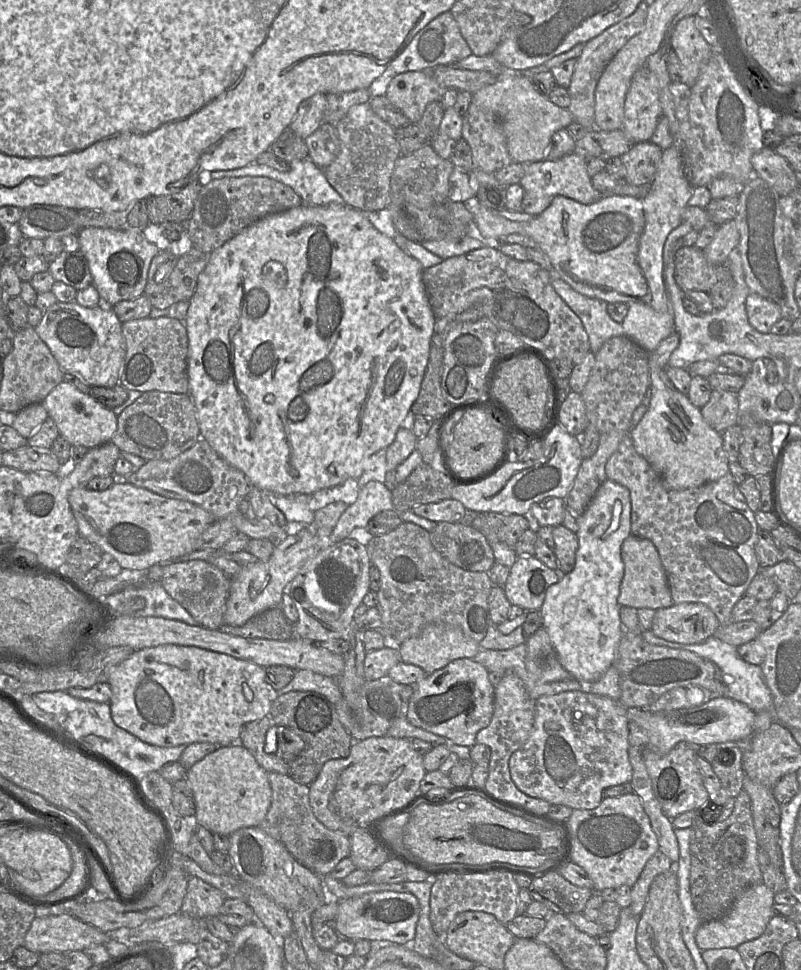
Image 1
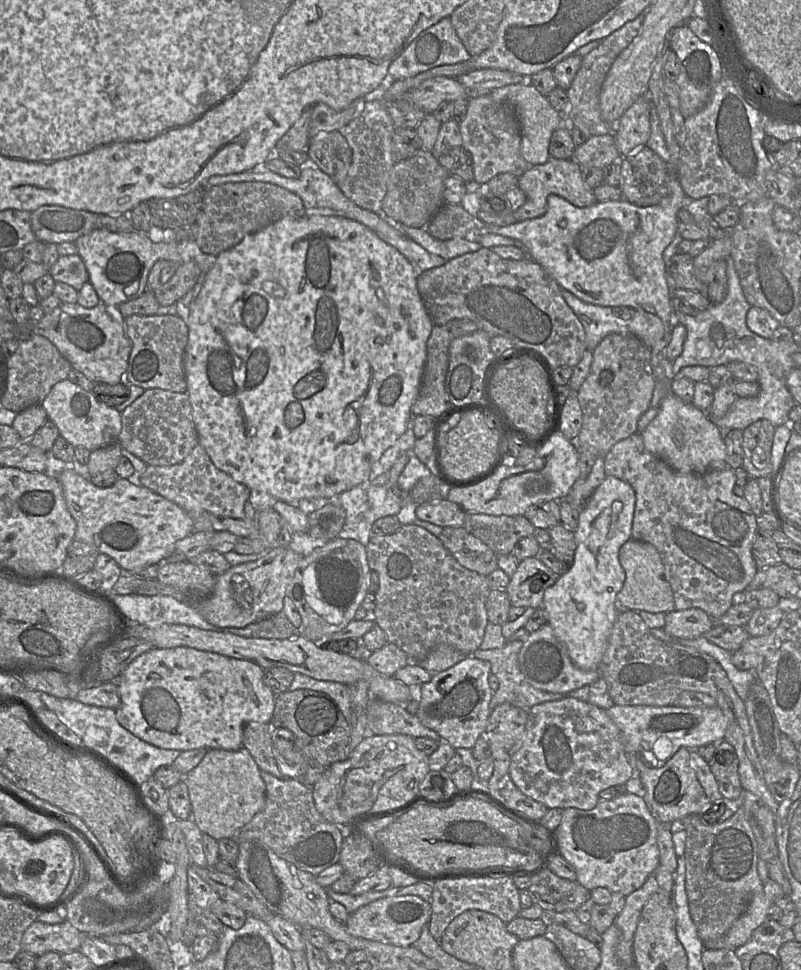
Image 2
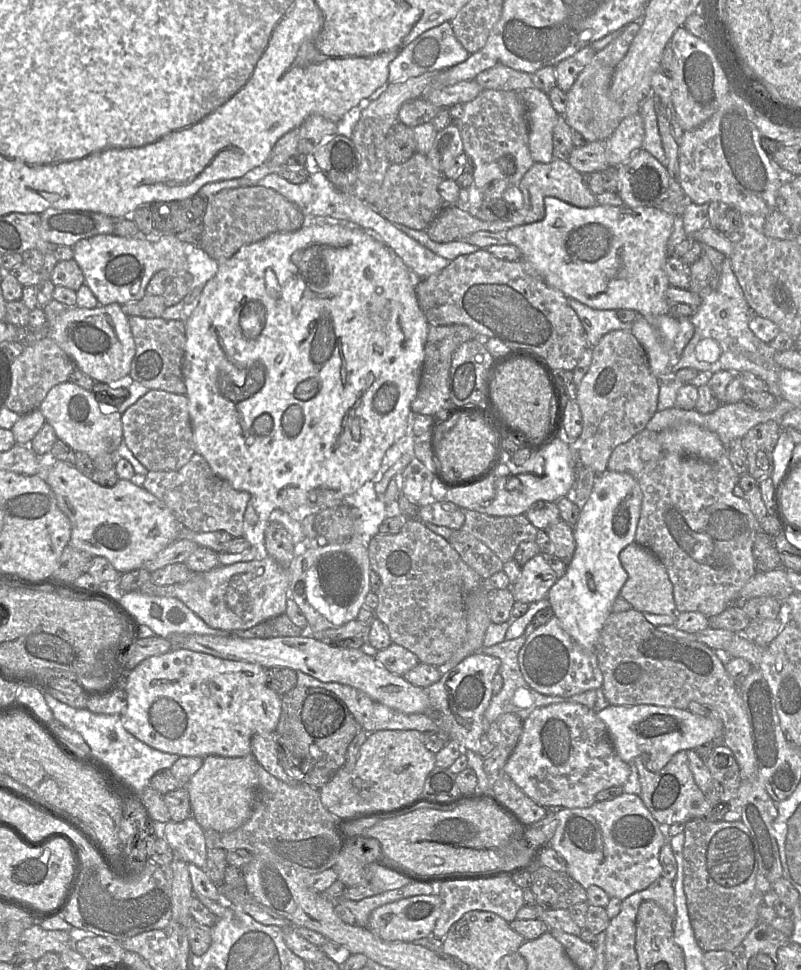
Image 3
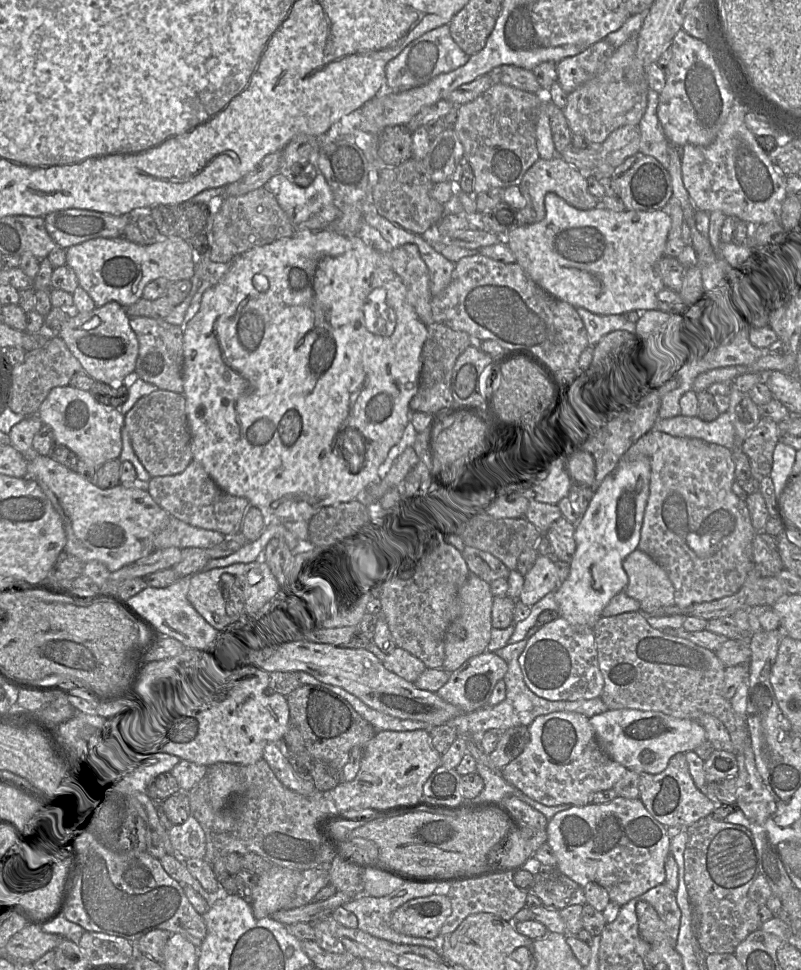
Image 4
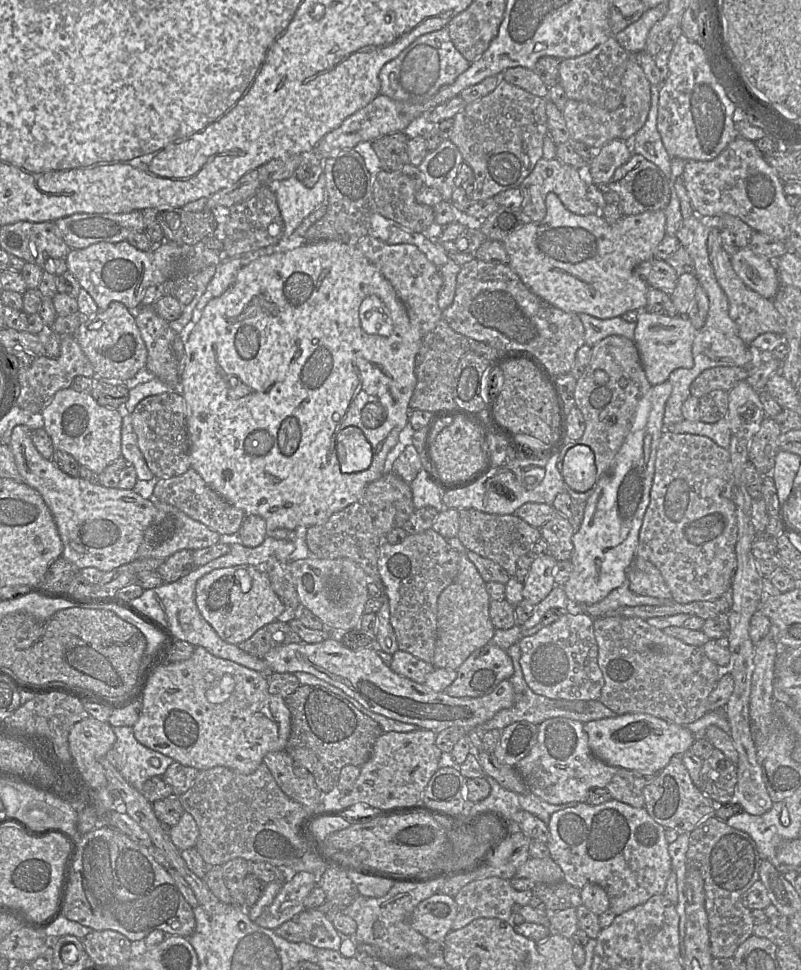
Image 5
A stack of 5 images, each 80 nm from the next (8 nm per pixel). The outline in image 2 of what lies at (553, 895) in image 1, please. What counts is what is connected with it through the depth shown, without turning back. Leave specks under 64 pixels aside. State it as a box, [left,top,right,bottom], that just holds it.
[527,866,591,911]

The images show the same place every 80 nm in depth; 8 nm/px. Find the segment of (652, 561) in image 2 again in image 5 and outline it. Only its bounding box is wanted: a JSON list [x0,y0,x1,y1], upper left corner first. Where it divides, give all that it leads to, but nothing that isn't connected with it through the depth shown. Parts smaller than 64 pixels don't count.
[627,556,671,600]

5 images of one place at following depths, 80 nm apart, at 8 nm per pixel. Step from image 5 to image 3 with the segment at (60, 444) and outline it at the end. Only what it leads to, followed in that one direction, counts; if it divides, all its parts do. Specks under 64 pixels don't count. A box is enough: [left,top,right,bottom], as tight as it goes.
[39,381,123,460]

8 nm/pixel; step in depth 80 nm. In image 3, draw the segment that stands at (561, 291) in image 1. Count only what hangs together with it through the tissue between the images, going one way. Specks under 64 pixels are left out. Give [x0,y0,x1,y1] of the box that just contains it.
[568,298,632,347]

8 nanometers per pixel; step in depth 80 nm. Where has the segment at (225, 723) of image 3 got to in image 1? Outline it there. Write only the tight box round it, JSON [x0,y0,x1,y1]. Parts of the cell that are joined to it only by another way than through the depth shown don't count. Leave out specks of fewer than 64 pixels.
[110,645,272,747]

